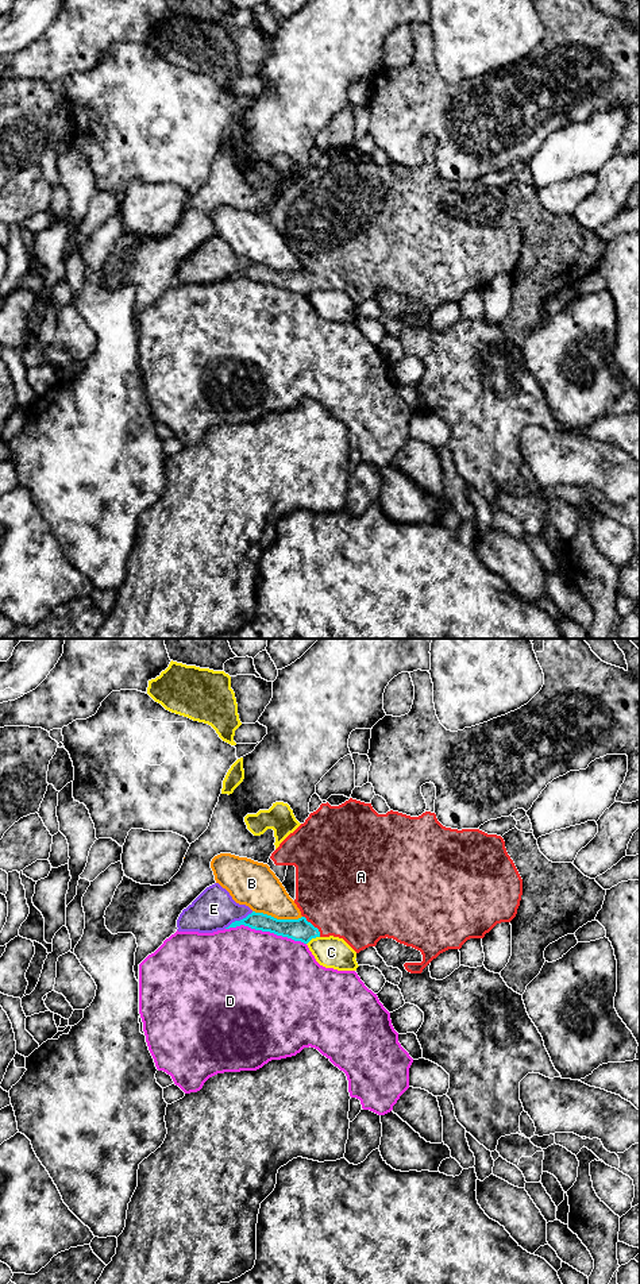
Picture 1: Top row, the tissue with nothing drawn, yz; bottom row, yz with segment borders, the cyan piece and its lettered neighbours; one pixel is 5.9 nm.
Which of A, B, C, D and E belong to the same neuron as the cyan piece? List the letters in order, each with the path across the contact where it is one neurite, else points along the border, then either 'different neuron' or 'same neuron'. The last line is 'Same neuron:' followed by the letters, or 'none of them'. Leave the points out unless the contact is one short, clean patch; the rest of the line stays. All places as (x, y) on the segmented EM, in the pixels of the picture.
A: across yz (300, 929), (312, 925), (339, 893) | same neuron
B: different neuron
C: different neuron
D: different neuron
E: different neuron
Same neuron: A

